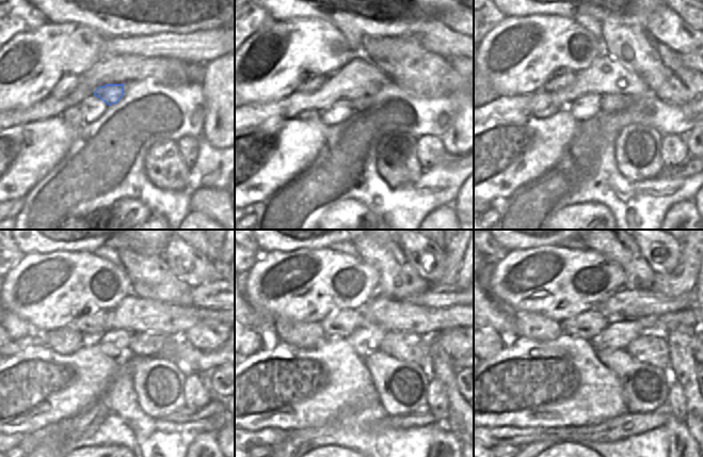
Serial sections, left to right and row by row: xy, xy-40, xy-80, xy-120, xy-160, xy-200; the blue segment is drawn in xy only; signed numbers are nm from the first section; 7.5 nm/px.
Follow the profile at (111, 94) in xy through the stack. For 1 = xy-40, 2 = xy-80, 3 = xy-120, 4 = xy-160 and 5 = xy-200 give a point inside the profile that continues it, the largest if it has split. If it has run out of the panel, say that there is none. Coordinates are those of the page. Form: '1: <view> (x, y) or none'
1: xy-40 (361, 103)
2: xy-80 (609, 103)
3: xy-120 (152, 344)
4: xy-160 (414, 348)
5: xy-200 (652, 349)

